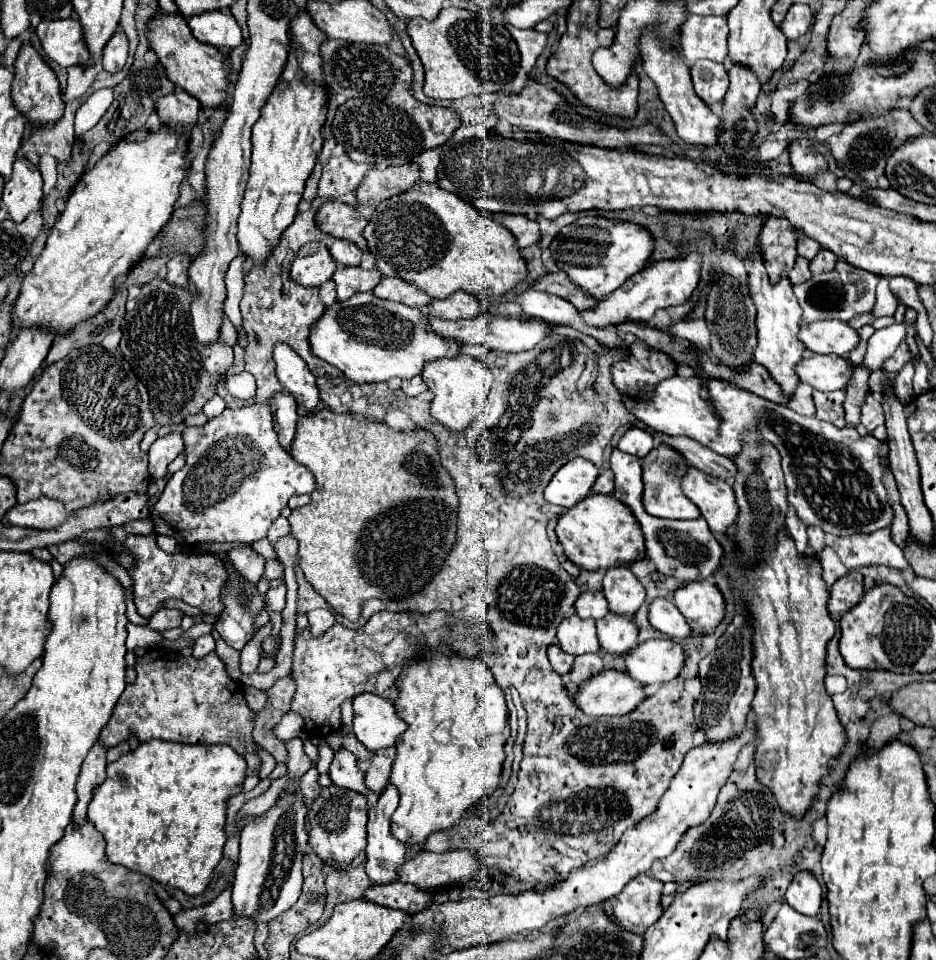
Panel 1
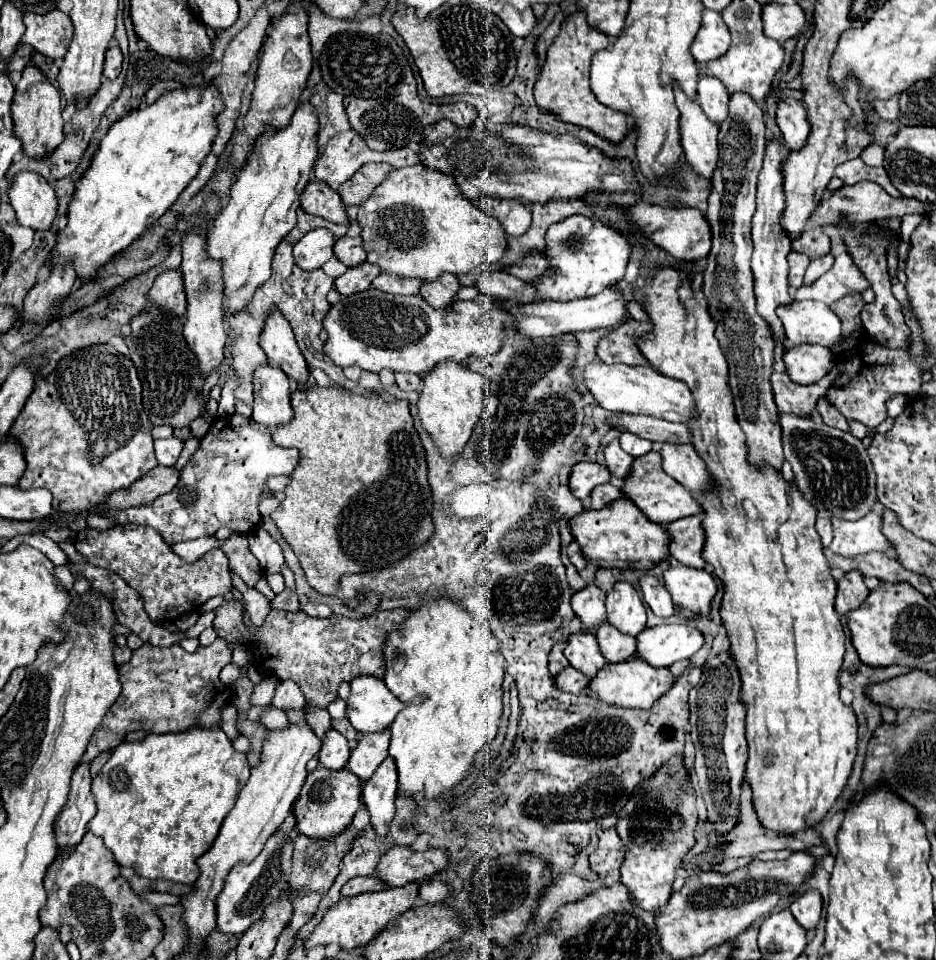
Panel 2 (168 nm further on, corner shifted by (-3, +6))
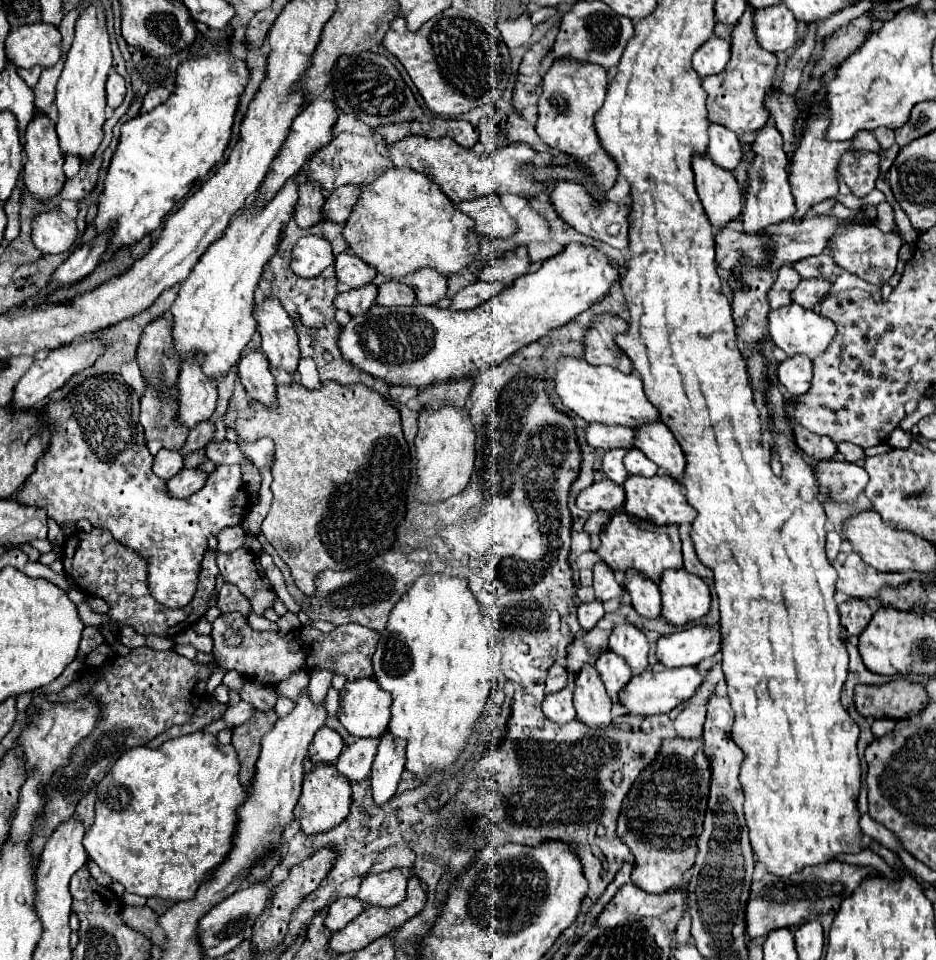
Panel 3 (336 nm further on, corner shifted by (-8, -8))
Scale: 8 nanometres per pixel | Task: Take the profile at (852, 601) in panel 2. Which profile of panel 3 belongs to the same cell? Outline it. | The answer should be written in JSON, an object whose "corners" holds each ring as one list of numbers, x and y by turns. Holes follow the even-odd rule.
{"corners":[[847,599,839,605,839,617,841,617,841,637,857,637,867,623,873,617,873,611,869,605,861,599]]}

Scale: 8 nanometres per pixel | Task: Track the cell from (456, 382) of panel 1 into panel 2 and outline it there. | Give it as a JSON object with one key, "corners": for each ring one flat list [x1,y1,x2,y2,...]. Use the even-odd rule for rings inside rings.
{"corners":[[444,361,444,365,438,365,432,369,432,373,426,373,422,381,424,385,418,399,418,417,422,421,422,427,428,431,444,459,458,457,470,439,482,411,484,377,470,371,464,363,456,365,454,361]]}

